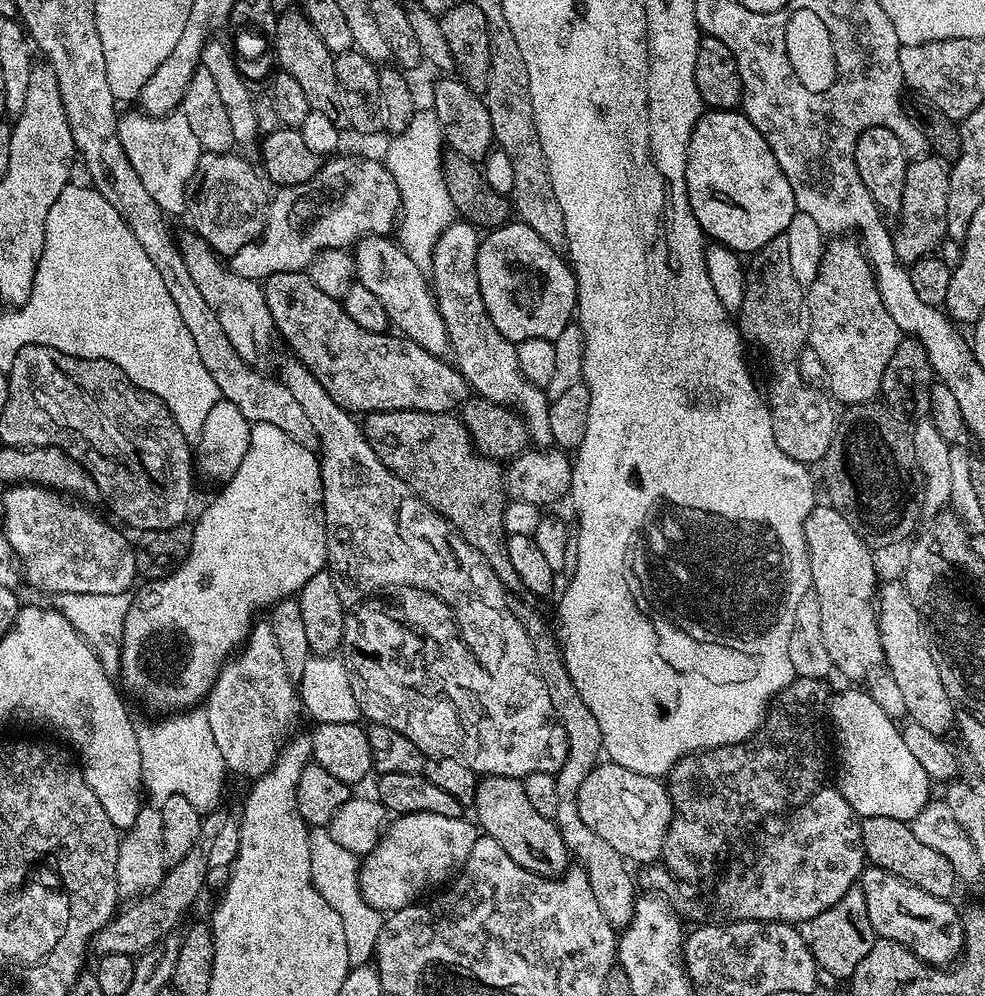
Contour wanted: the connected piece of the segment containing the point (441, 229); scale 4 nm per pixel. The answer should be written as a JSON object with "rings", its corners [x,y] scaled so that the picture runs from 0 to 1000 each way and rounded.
{"rings":[[[424,110],[420,118],[416,118],[416,127],[401,134],[395,141],[398,142],[394,145],[394,154],[388,157],[388,161],[394,166],[400,183],[404,183],[404,244],[423,267],[435,271],[439,267],[443,244],[461,224],[461,210],[450,173],[453,146],[449,127],[442,112]]]}

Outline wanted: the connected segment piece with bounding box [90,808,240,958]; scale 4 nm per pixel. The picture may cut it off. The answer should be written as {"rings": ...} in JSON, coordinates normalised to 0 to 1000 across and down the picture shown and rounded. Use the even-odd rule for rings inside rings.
{"rings":[[[226,811],[218,812],[210,816],[203,829],[203,839],[199,848],[193,853],[193,857],[189,857],[189,861],[185,861],[185,865],[174,868],[168,874],[164,886],[156,894],[147,896],[146,899],[137,901],[133,906],[121,913],[118,919],[111,924],[110,928],[104,930],[94,940],[91,949],[92,955],[98,961],[107,960],[108,958],[128,958],[132,961],[139,961],[142,957],[147,956],[149,952],[155,952],[160,945],[172,941],[175,936],[175,931],[186,922],[191,916],[191,911],[198,906],[203,900],[203,895],[208,895],[208,884],[212,873],[218,869],[235,869],[239,863],[241,855],[241,845],[244,841],[243,822],[237,815],[234,816]]]}

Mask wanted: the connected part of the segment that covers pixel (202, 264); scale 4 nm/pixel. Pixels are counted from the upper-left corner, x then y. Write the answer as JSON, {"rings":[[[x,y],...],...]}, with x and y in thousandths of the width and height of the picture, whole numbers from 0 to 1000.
{"rings":[[[188,231],[184,237],[182,235],[181,246],[202,294],[209,299],[210,306],[221,317],[222,326],[229,338],[234,339],[235,346],[249,363],[257,367],[263,366],[263,361],[276,349],[276,337],[278,341],[276,316],[274,307],[270,307],[265,282],[246,279],[241,273],[237,273],[235,268],[216,253],[214,247],[194,231]]]}

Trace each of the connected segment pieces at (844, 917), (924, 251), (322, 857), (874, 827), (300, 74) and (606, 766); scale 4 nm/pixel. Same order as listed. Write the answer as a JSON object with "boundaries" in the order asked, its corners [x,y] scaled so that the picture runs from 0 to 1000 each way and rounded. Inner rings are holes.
{"boundaries":[[[[866,890],[843,914],[836,915],[835,918],[828,920],[821,927],[820,932],[822,932],[822,934],[820,933],[821,952],[829,966],[829,971],[836,977],[838,975],[849,982],[857,982],[857,984],[865,980],[871,970],[871,966],[879,962],[889,945],[889,939],[883,926],[883,920],[881,920],[879,906],[877,905],[876,894],[872,890]]],[[[946,155],[927,160],[922,167],[918,188],[918,206],[912,218],[914,230],[909,230],[910,254],[919,266],[924,267],[937,257],[945,257],[962,236],[960,227],[960,195],[962,194],[963,166]]],[[[332,830],[317,831],[313,840],[317,850],[317,888],[349,924],[354,969],[373,968],[379,963],[391,921],[383,912],[370,905],[365,893],[365,863],[355,853],[339,845]]],[[[878,819],[874,822],[875,849],[880,866],[887,871],[894,871],[944,898],[948,902],[961,904],[970,901],[973,885],[969,878],[969,869],[960,865],[957,857],[952,857],[944,849],[940,849],[928,837],[925,826],[912,821],[895,821],[894,819]]],[[[285,11],[280,22],[278,39],[280,39],[279,63],[282,65],[283,71],[294,74],[294,78],[298,78],[298,82],[303,82],[303,86],[307,86],[314,109],[337,117],[337,121],[342,127],[352,126],[353,119],[349,109],[343,106],[347,98],[347,90],[343,86],[341,56],[320,32],[319,26],[312,20],[308,11]]],[[[609,765],[587,789],[587,817],[607,841],[612,841],[635,864],[662,869],[671,862],[678,830],[682,824],[682,802],[665,779],[644,777],[636,769]]]]}

